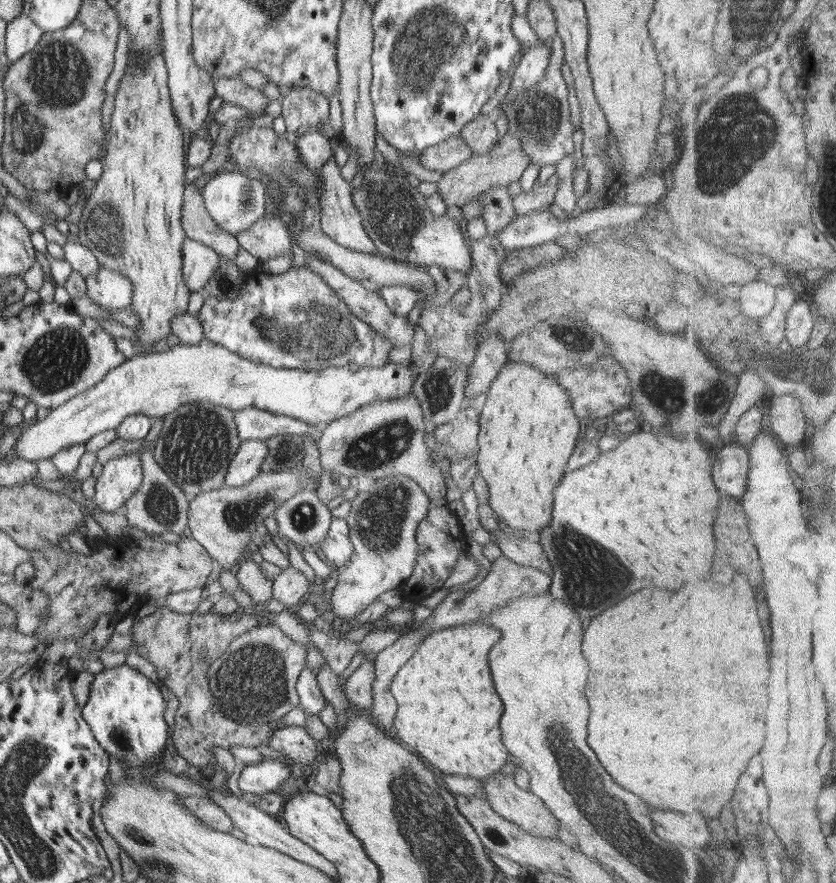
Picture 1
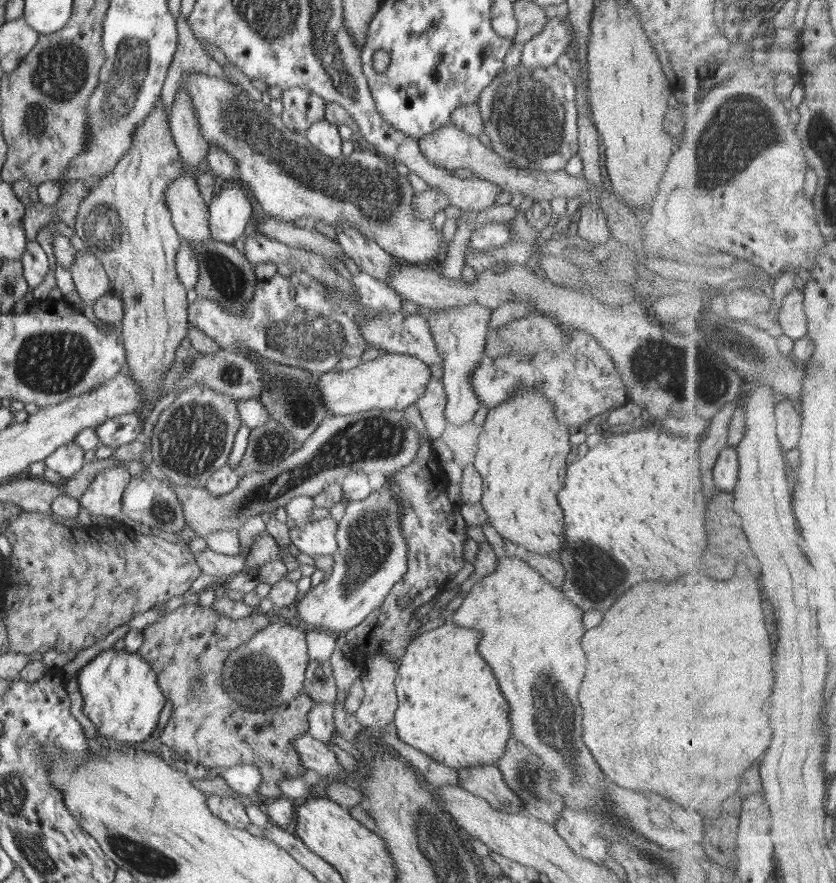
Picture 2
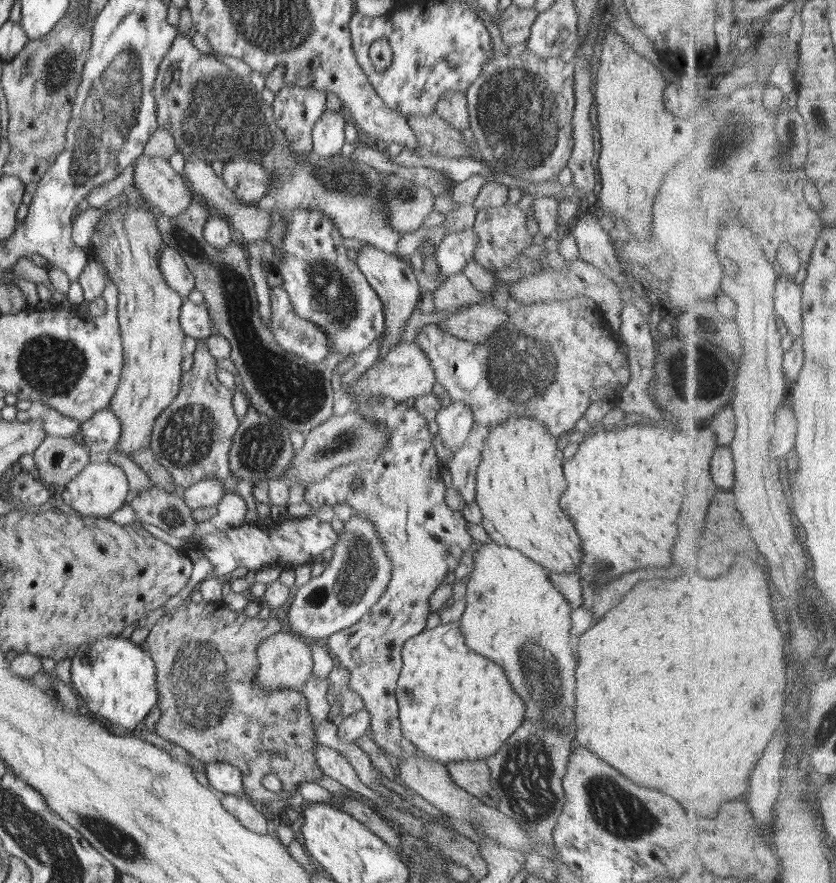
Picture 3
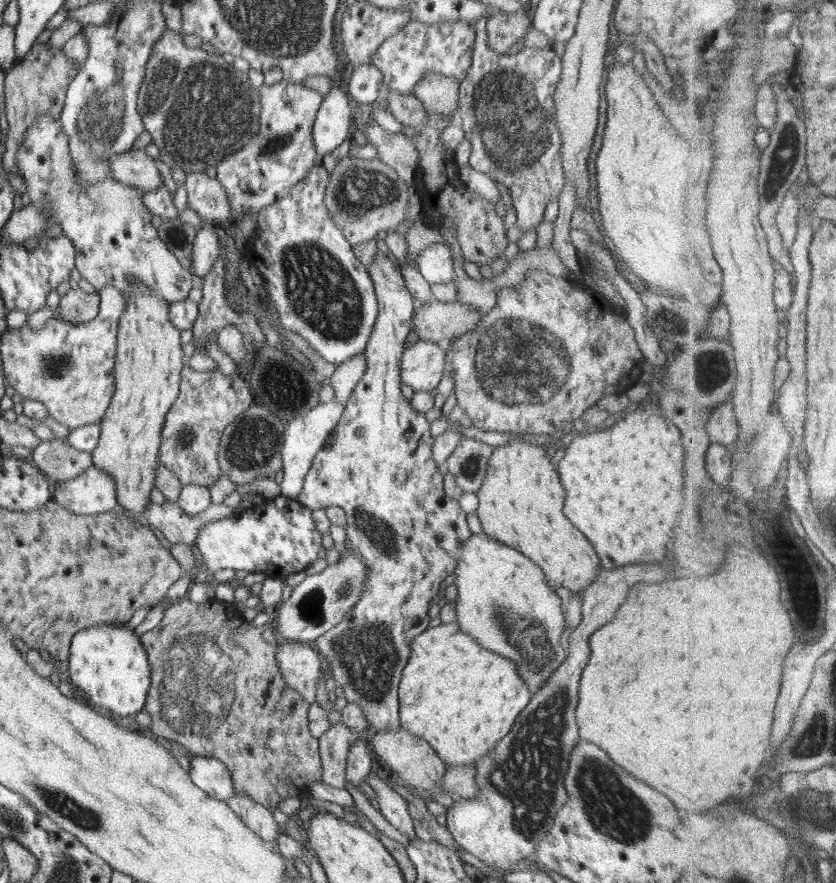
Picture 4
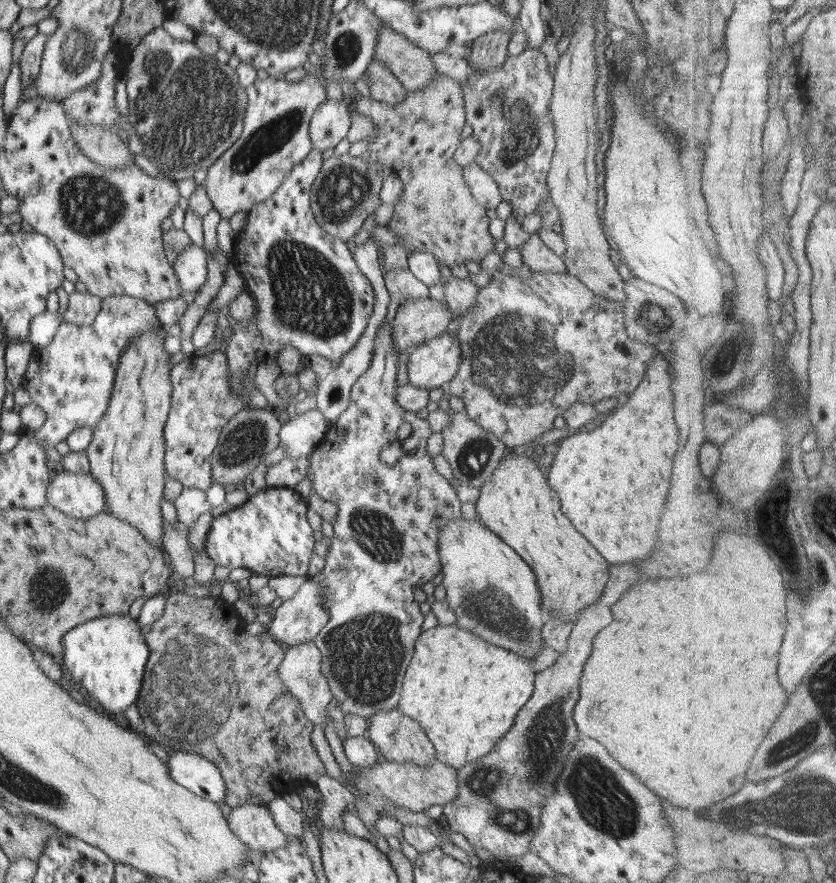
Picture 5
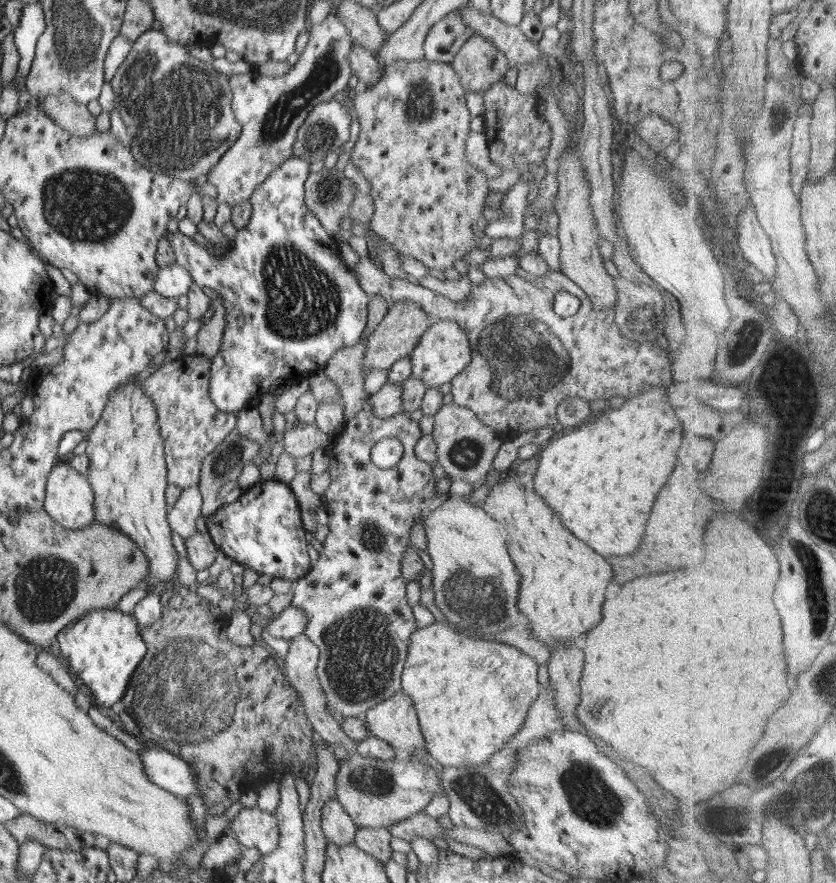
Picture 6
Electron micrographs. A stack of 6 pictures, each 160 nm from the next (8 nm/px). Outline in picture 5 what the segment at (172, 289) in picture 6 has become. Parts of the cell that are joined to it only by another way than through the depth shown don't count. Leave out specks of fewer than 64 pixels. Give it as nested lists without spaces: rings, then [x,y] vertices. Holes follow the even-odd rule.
[[[191,244],[177,257],[173,267],[183,292],[197,292],[208,276],[208,259],[204,246]]]

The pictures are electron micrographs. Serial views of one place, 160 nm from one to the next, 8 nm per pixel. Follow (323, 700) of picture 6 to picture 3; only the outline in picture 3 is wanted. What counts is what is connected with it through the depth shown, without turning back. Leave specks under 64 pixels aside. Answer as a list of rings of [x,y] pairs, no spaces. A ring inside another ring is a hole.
[[[292,630],[280,631],[267,636],[258,645],[256,657],[258,668],[255,672],[255,684],[261,686],[264,692],[276,691],[278,688],[303,691],[313,676],[313,656],[310,642]]]

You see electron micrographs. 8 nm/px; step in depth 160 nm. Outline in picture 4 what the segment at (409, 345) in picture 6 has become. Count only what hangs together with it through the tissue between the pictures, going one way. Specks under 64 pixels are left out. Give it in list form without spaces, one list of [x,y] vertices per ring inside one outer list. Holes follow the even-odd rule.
[[[456,300],[419,304],[415,307],[412,330],[419,339],[446,344],[479,326],[485,314],[475,306]]]

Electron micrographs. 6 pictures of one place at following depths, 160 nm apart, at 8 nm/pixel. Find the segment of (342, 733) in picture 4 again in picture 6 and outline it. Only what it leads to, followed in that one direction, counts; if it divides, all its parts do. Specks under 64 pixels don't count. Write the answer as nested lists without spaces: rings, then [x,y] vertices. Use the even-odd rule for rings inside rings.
[[[335,796],[330,797],[322,807],[321,827],[327,842],[338,846],[352,843],[358,828]]]

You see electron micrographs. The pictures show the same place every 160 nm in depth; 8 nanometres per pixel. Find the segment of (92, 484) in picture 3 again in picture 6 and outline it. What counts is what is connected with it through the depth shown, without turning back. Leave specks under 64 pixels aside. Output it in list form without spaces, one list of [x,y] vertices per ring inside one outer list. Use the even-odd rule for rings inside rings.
[[[60,462],[49,473],[43,507],[57,523],[77,531],[95,520],[94,497],[86,474]]]

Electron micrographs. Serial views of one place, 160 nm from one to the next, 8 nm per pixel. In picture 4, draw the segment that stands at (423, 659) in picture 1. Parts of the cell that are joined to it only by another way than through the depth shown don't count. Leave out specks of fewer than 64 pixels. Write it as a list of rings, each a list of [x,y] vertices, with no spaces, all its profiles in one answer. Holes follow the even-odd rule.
[[[457,620],[428,627],[409,642],[409,647],[410,656],[401,672],[398,690],[401,728],[429,742],[447,766],[473,765],[510,732],[516,716],[528,706],[533,692],[516,674],[510,657],[492,654],[476,646],[474,639],[460,630]]]

